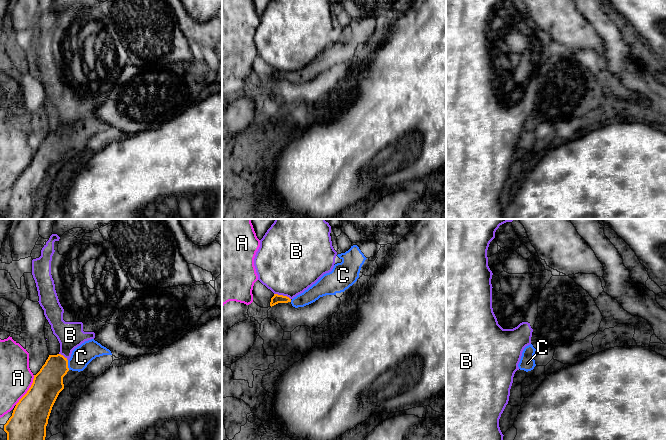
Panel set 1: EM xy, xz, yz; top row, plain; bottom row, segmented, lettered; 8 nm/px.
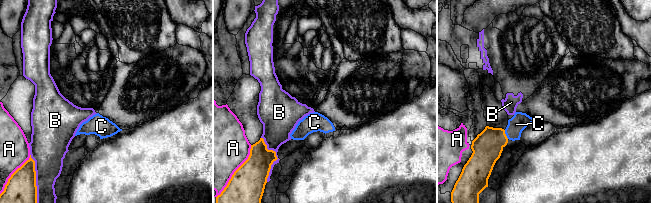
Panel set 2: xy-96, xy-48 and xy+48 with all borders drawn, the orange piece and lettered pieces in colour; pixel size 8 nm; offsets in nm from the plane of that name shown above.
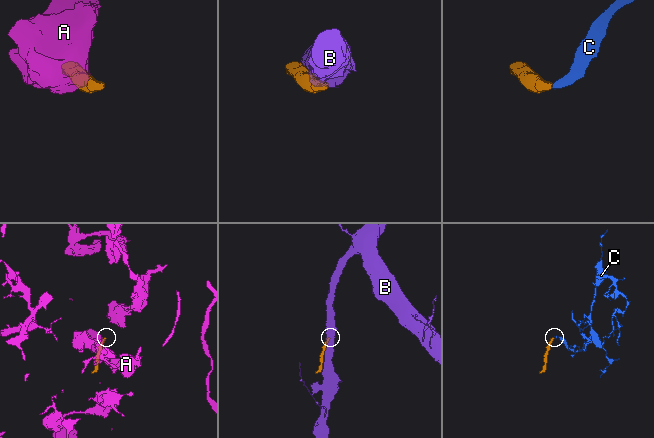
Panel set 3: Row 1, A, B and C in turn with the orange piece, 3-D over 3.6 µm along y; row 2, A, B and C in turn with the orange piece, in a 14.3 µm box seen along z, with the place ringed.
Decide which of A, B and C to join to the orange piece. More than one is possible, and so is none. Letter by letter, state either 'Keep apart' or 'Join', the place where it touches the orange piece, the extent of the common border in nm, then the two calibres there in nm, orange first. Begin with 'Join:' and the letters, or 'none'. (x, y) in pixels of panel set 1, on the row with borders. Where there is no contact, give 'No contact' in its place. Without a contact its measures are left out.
Join: C
A: Keep apart. Touches orange at xy (28, 390). Shared border 280 nm. Thickness 300 nm (orange) against 260 nm
B: Keep apart. Touches orange at xz (282, 295). Shared border 140 nm. Thickness 70 nm (orange) against 480 nm
C: Join. Touches orange at xy (67, 365). Shared border 80 nm. Thickness 240 nm (orange) against 160 nm

